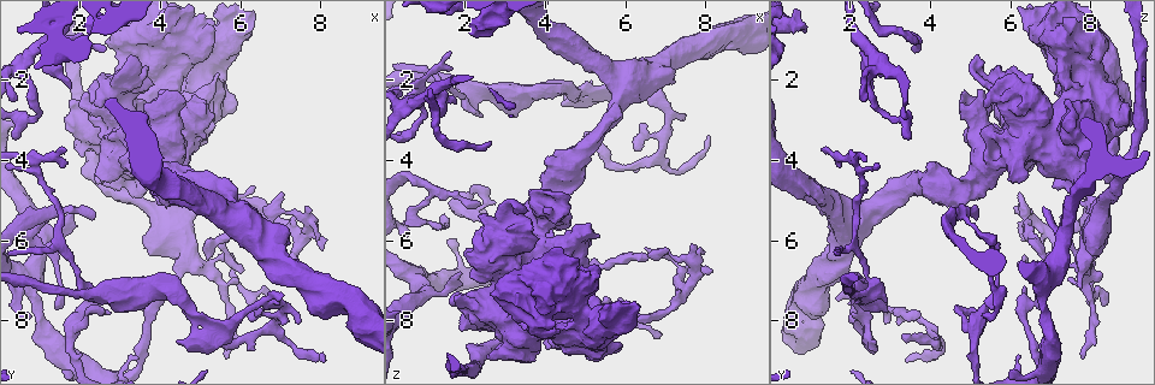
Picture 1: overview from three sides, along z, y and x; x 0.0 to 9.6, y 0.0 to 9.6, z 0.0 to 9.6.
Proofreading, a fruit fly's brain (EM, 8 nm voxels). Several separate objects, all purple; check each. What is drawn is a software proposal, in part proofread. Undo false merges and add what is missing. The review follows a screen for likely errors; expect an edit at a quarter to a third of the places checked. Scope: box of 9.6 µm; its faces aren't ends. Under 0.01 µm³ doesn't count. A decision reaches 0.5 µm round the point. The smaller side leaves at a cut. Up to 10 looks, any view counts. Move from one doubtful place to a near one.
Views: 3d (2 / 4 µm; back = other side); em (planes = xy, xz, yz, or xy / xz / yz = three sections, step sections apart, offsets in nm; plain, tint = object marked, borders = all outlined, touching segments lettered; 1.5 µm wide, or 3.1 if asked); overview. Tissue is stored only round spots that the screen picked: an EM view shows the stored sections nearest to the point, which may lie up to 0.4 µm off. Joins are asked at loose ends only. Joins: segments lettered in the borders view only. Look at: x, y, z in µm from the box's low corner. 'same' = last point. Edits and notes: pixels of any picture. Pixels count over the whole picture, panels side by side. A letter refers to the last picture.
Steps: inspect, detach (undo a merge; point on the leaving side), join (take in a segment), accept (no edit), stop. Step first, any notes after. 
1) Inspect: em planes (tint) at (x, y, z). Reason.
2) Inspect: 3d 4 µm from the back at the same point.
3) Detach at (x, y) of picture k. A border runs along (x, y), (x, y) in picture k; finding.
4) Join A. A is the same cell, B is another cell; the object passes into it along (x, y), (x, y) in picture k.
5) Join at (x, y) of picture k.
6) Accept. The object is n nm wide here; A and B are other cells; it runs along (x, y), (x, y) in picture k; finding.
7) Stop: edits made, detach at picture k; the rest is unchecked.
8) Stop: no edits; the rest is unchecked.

Inspect: 3d 4 µm from the back at (2.65, 1.15, 3.55). Thin end.

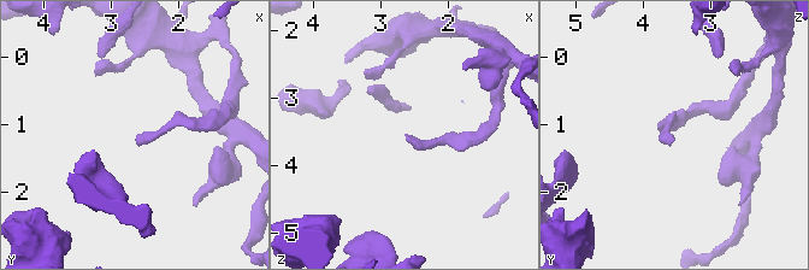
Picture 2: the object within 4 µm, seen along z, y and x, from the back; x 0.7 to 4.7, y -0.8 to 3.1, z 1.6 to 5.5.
Inspect: em planes (borders) at (2.65, 1.25, 3.50).

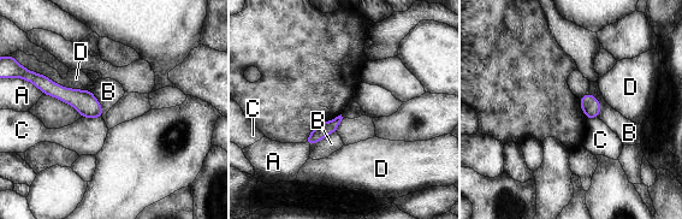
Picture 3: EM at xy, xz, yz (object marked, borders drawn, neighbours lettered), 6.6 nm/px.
Accept. A, B, C and D are other cells; a border runs along (90, 90), (100, 102), (102, 118) in picture 3; no lettered segment goes on from it.

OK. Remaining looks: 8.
Inspect: em planes (borders) at (2.40, 0.70, 0.95). Branch stops here.

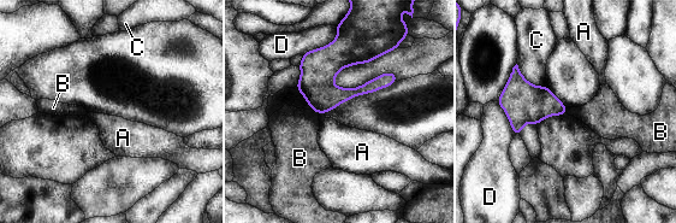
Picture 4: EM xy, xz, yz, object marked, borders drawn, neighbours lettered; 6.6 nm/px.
Accept. The object is 200 nm wide here; A, B, C and D are other cells; a border runs along (324, 112), (320, 115) in picture 4; none of them fits.

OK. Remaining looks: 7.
Inspect: em 3.1 µm planes (plain) at (0.85, 4.15, 2.20). Three-way junction.

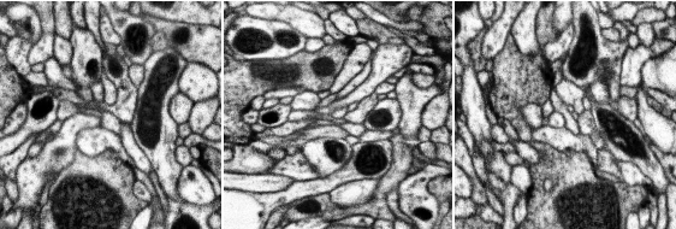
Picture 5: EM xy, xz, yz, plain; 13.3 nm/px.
Inspect: em 3.1 µm planes (tint) at the same point.

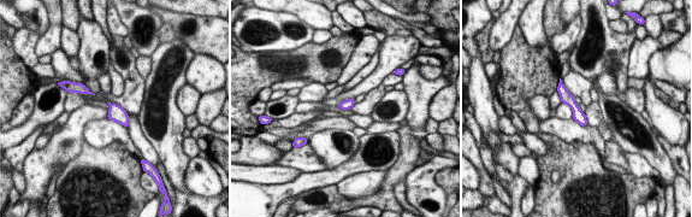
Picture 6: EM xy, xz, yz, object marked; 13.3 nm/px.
Inspect: em 3.1 µm planes (borders) at the same point.

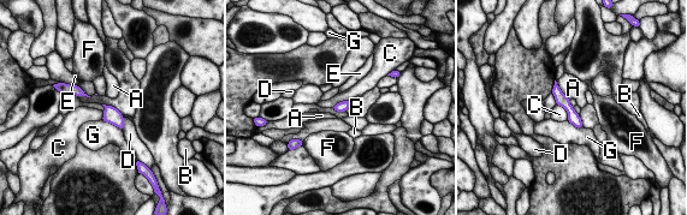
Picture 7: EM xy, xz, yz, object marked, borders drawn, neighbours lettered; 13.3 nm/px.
Accept. The object is 140 nm wide here; A, B, C, D, E, F and G are other cells; a border runs along (556, 103), (566, 111), (567, 120) in picture 7; one neuron here.

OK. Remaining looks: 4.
Inspect: em xy step 8 (tint) at (5.65, 8.90, 7.75). An open end.

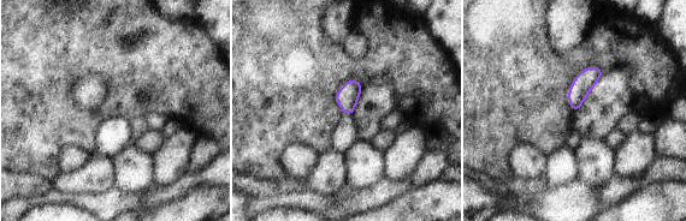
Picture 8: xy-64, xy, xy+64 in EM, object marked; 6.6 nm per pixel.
Inspect: em planes (borders) at the same point. Cut it another way.

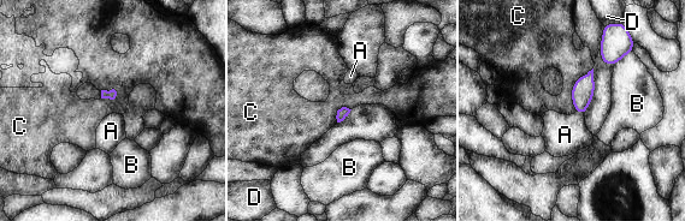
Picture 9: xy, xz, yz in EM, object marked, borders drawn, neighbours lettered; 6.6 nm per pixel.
Join A. A is the same cell, B, C and D are other cells; the neuron continues.

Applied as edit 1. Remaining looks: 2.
Stop: edits made, join at picture 9; the rest is unchecked.

